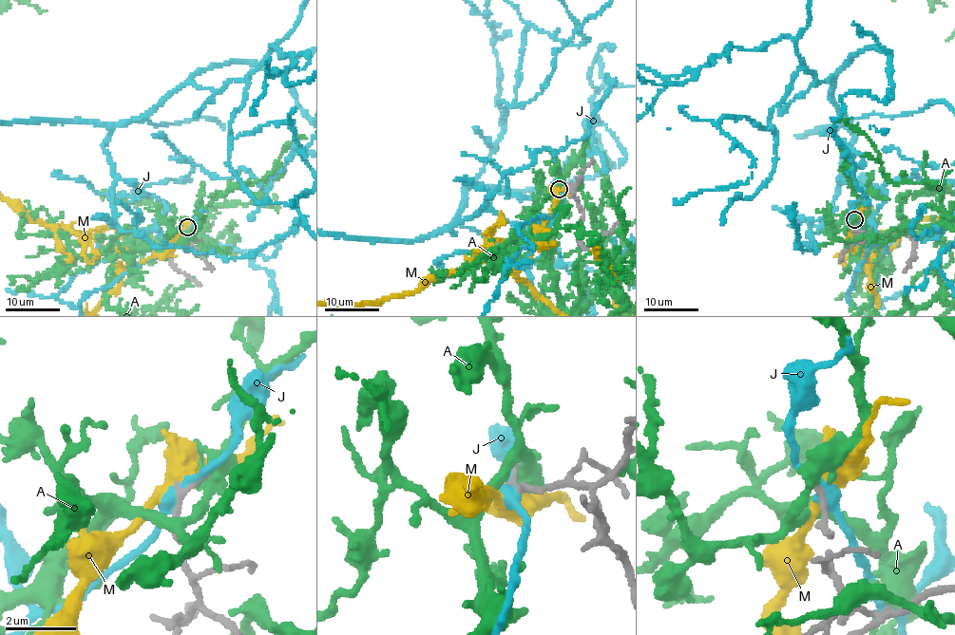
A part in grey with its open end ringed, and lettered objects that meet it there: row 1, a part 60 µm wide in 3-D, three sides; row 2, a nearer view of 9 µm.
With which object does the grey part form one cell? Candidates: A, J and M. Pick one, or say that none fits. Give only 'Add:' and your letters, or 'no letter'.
Add: no letter

